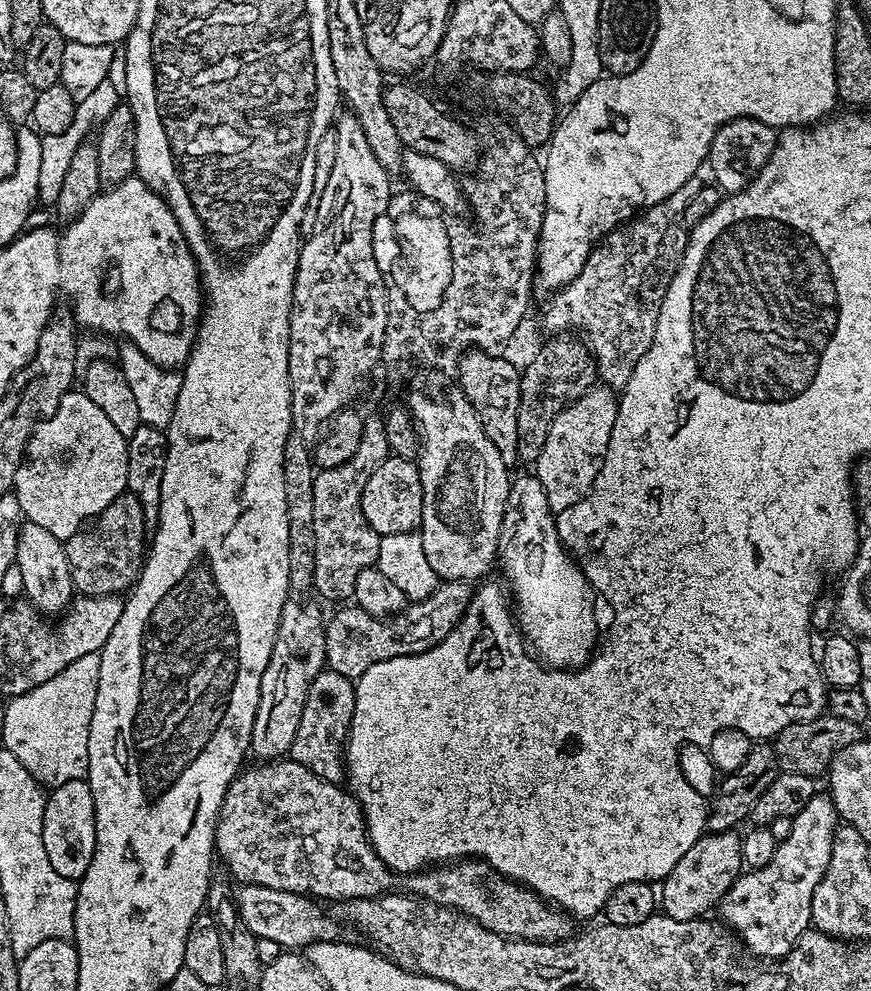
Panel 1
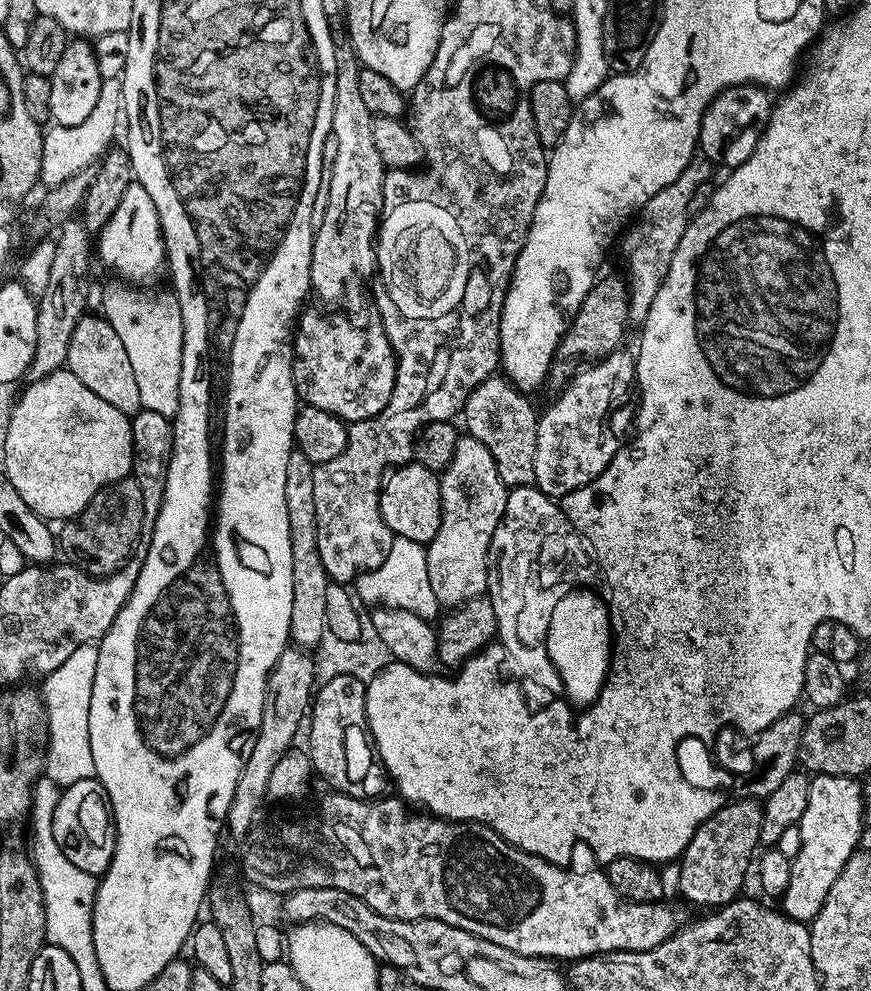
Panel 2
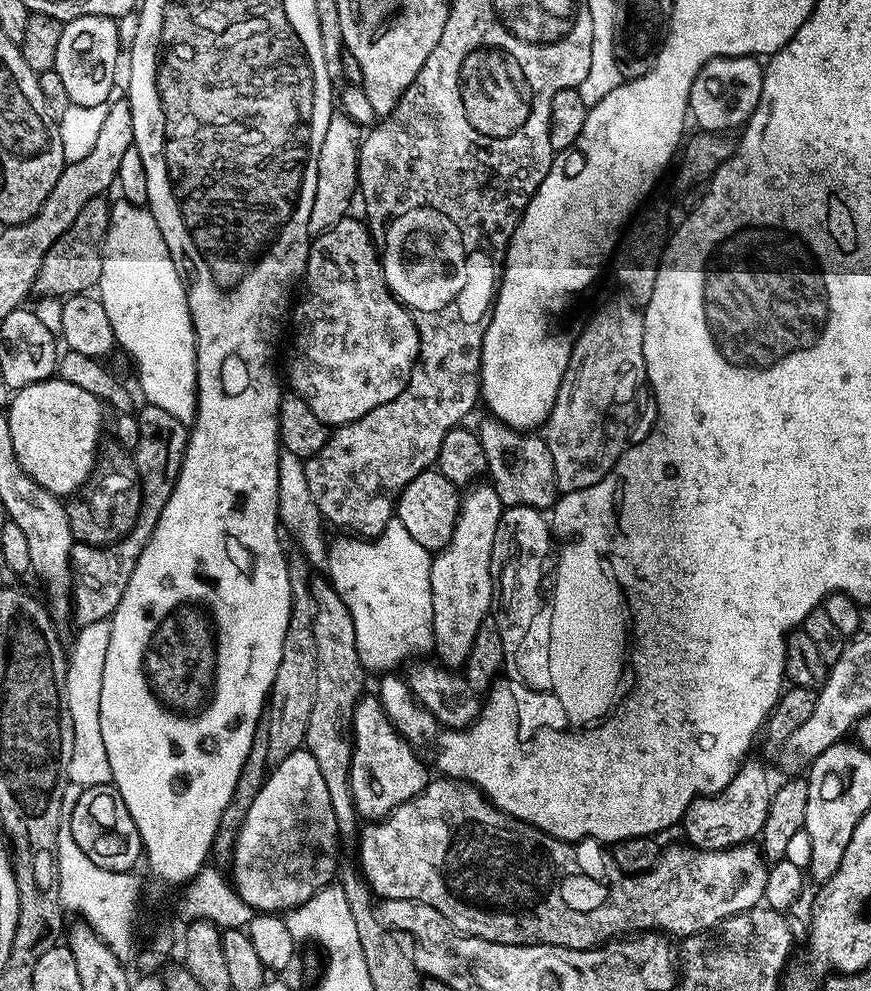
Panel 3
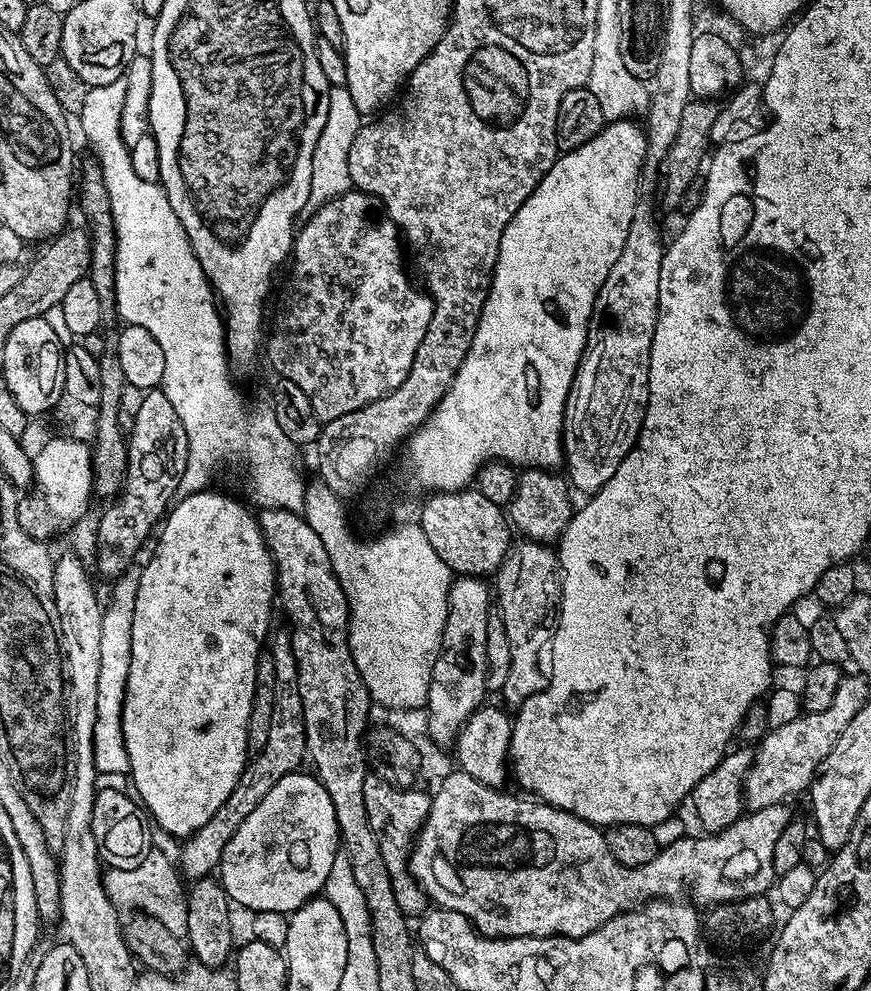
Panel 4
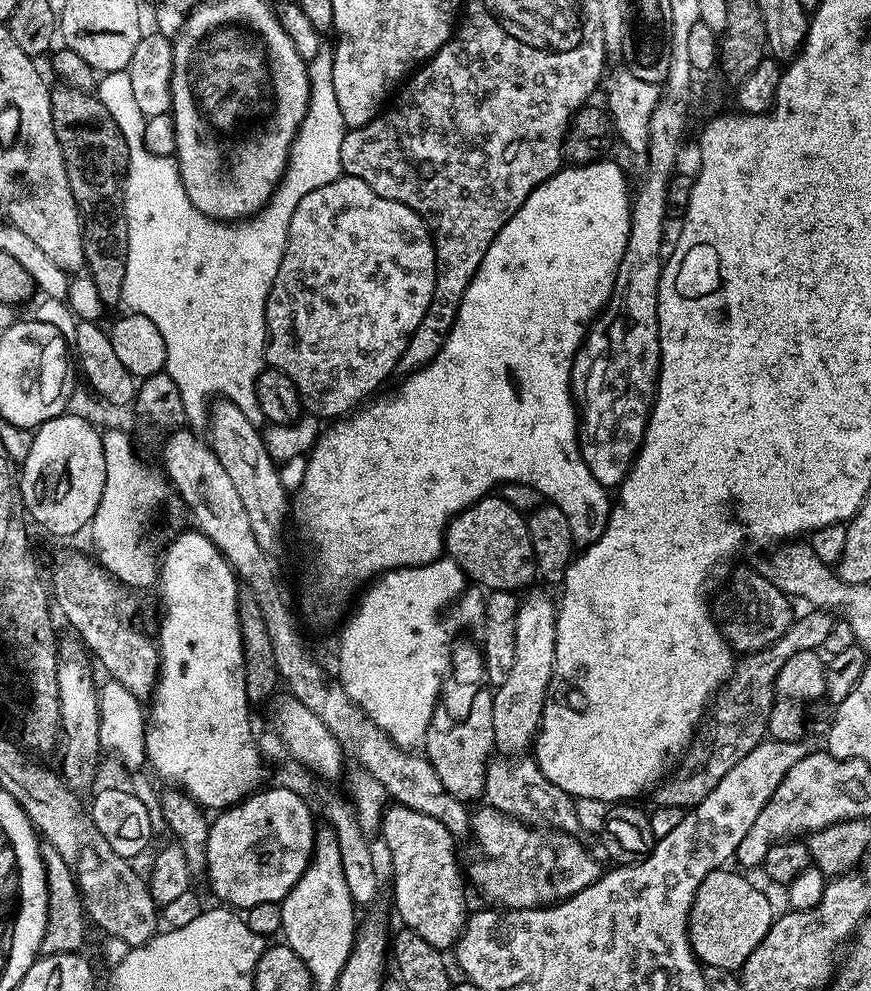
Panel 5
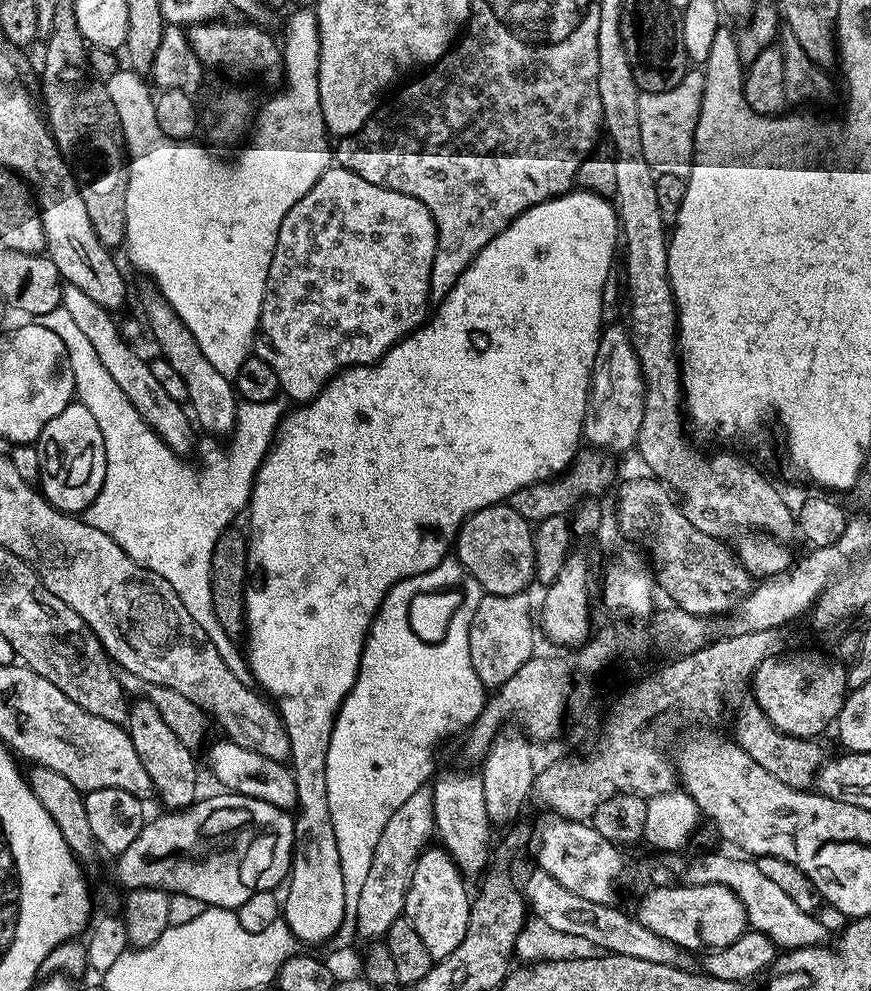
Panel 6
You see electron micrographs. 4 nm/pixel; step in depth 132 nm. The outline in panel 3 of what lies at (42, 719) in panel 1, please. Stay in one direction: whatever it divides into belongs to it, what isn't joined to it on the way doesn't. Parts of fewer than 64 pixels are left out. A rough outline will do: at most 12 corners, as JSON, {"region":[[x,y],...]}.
{"region":[[108,620],[79,631],[66,656],[64,700],[74,726],[68,779],[112,783],[102,742]]}

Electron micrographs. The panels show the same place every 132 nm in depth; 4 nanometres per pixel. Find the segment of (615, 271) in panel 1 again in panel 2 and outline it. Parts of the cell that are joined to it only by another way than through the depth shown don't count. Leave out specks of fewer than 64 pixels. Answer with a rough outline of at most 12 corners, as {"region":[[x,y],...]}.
{"region":[[693,158],[623,233],[628,314],[646,318],[690,217],[713,179]]}

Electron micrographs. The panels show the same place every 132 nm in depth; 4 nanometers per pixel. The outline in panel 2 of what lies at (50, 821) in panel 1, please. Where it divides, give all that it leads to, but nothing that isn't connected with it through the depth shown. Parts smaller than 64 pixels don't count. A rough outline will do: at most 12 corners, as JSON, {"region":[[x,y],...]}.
{"region":[[99,780],[61,791],[52,833],[78,870],[108,871],[116,826]]}

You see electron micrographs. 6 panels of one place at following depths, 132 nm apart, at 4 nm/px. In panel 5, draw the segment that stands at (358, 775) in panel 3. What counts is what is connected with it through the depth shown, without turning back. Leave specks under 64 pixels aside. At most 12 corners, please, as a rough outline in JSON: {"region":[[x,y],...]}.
{"region":[[385,807],[399,923],[451,949],[464,931],[458,840]]}

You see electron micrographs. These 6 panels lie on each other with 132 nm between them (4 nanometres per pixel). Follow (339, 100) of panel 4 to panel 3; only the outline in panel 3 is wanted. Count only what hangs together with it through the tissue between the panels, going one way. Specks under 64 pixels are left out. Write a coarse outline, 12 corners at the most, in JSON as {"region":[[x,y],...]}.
{"region":[[333,114],[318,150],[309,233],[349,215],[361,125]]}

